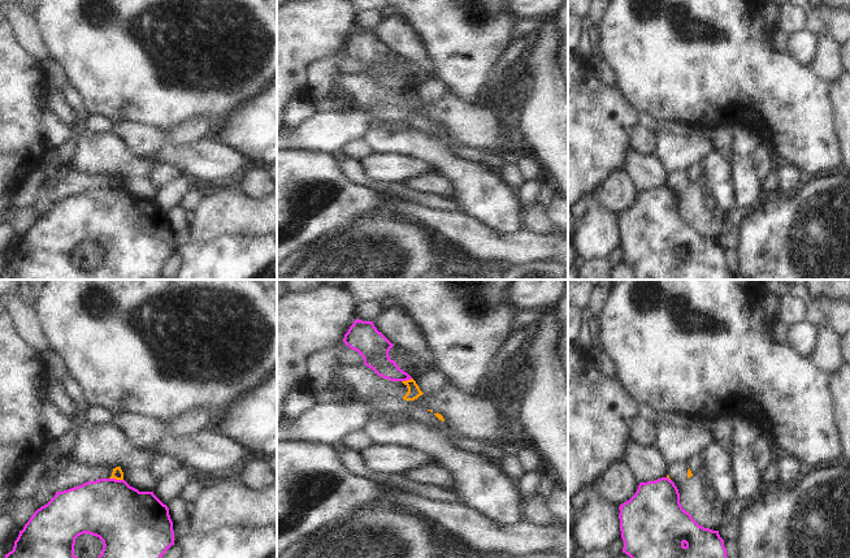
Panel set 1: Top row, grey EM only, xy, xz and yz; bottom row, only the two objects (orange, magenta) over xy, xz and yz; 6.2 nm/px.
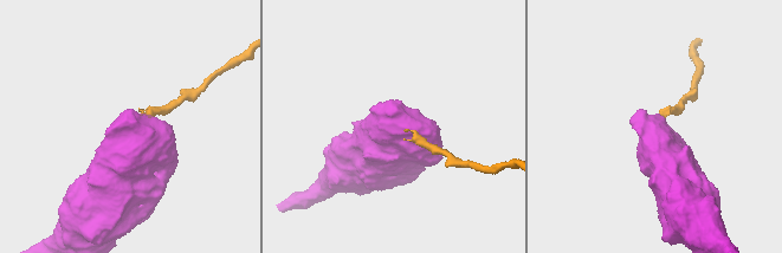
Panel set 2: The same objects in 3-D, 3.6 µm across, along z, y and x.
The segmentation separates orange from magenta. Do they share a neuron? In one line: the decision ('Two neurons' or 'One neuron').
Two neurons

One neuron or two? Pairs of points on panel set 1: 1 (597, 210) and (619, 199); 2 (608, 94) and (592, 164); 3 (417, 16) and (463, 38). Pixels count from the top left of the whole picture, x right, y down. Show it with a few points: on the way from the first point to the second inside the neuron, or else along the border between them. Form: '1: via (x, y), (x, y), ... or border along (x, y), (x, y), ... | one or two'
1: border along (593, 198), (618, 216) | two
2: via (601, 111), (592, 121), (592, 147) | one
3: via (429, 16), (441, 16), (451, 26) | one

